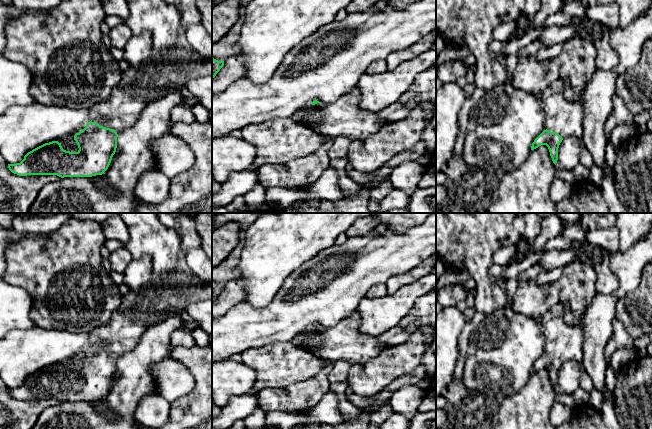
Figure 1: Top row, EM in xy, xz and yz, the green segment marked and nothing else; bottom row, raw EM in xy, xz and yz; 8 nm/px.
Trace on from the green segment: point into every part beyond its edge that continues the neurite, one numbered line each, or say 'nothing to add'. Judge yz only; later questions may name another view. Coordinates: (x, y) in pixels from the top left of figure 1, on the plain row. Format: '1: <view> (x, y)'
1: yz (565, 341)

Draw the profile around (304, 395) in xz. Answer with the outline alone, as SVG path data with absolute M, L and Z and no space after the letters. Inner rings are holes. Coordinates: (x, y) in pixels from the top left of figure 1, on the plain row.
M333 361L314 377L299 381L284 388L267 388L257 392L259 408L265 412L282 411L301 413L312 410L322 397L330 391L329 374L334 366Z

